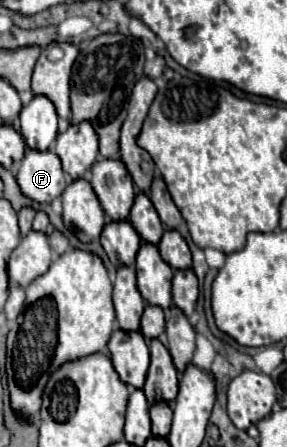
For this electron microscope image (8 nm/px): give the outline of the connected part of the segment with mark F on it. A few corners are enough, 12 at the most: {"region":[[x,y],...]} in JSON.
{"region":[[27,149],[17,183],[49,205],[67,177],[55,153]]}

